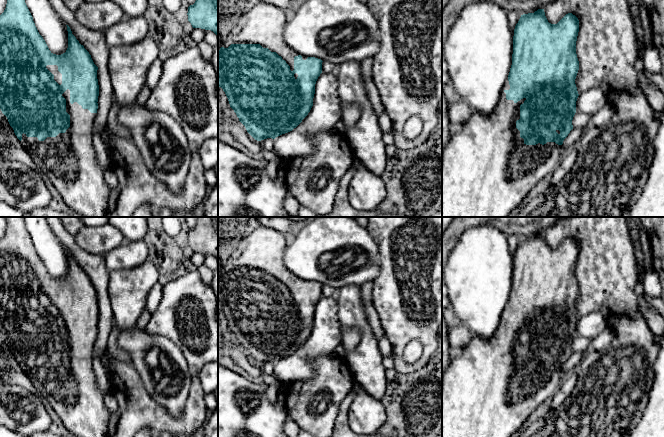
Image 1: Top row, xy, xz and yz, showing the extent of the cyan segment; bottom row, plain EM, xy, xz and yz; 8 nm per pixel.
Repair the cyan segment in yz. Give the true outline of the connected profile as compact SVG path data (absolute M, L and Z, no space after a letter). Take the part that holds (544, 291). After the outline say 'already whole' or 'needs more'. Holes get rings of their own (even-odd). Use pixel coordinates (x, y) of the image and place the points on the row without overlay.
M544 233L521 239L514 253L512 289L501 316L499 327L491 339L483 339L471 334L470 342L462 353L451 356L450 365L442 377L442 437L511 437L540 404L547 398L552 398L564 379L562 368L573 353L572 344L576 337L576 325L579 320L575 308L579 294L579 285L576 278L578 256L579 244L572 237L566 238L557 248L548 246Z | needs more

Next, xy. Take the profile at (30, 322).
M24 217L6 218L6 232L0 239L0 333L34 387L49 402L71 434L77 437L107 437L111 412L105 405L105 394L98 389L92 363L98 333L98 291L68 249L66 276L53 278L35 250Z | needs more

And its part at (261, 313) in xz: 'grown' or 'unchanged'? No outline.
grown

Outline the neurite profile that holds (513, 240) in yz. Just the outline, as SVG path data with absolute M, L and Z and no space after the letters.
M509 235L507 237L507 241L509 245L509 250L511 254L514 256L515 250L521 241L521 238L518 235Z

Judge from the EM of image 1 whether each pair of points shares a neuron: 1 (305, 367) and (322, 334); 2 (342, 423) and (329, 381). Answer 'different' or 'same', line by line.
1: same
2: different

